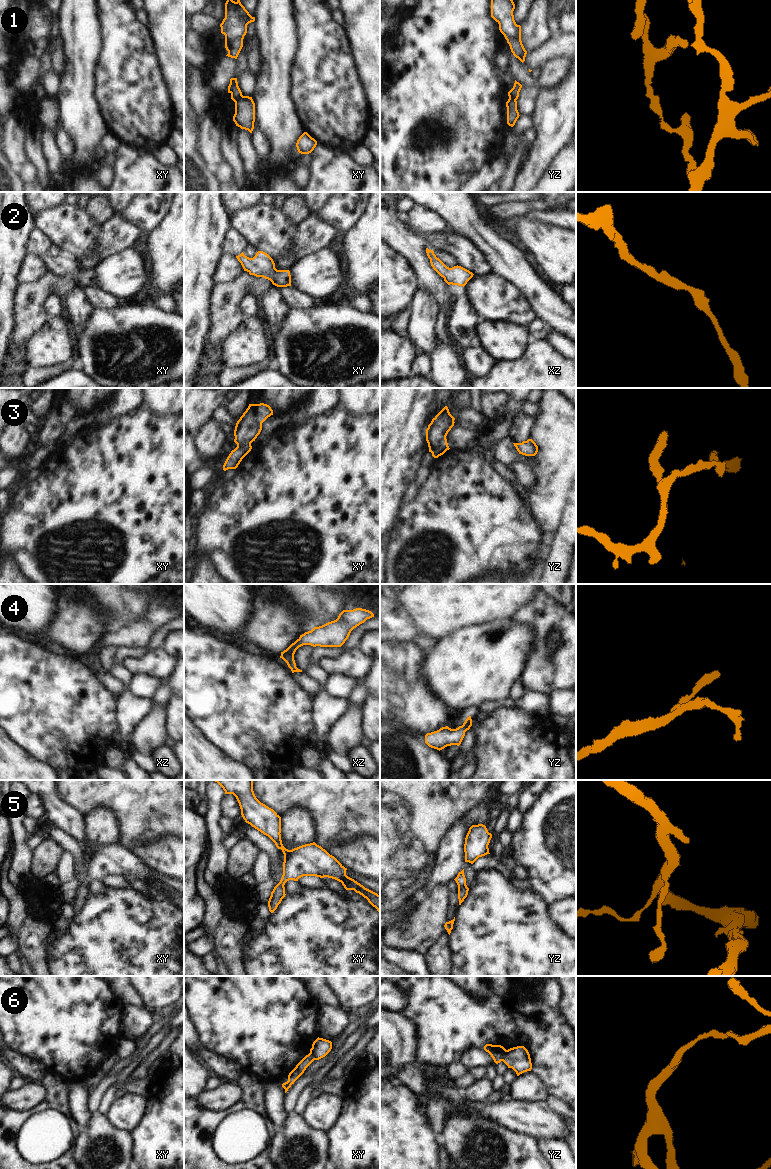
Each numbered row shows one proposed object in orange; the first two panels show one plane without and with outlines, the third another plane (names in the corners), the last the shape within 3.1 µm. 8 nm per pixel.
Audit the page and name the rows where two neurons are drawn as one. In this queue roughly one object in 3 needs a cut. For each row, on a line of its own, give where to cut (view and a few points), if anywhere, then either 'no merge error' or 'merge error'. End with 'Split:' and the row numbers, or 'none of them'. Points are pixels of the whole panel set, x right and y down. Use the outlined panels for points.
1: xy (242, 95), (235, 102) | merge error
2: no cut | no merge error
3: yz (445, 437), (431, 452) | merge error
4: no cut | no merge error
5: no cut | no merge error
6: yz (507, 1050), (502, 1060) | merge error
Split: 1, 3, 6

